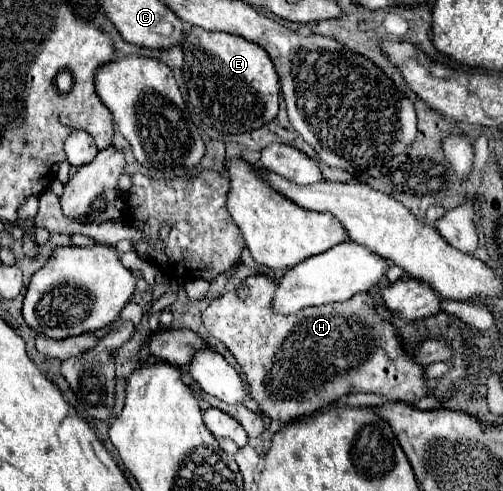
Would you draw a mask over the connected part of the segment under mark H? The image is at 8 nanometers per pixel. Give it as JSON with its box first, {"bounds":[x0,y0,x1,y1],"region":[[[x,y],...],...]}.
{"bounds":[202,275,428,423],"region":[[[252,275],[252,277],[248,277],[244,283],[250,287],[250,297],[248,297],[246,301],[240,301],[240,299],[236,297],[234,291],[228,291],[228,293],[224,293],[222,297],[214,299],[214,301],[206,307],[206,311],[202,313],[202,323],[204,323],[206,331],[208,331],[210,335],[214,335],[218,341],[222,341],[224,347],[234,355],[236,363],[242,367],[242,373],[244,373],[244,377],[246,377],[250,397],[254,399],[254,403],[258,403],[260,413],[262,413],[266,419],[288,423],[288,421],[292,421],[292,419],[298,419],[298,417],[310,415],[310,413],[314,413],[314,411],[318,411],[318,409],[324,409],[324,407],[328,407],[330,403],[334,403],[334,401],[338,401],[340,397],[350,395],[350,393],[378,393],[378,395],[388,397],[390,401],[404,401],[404,403],[416,401],[416,399],[420,399],[420,397],[426,395],[428,387],[426,387],[426,379],[424,379],[424,367],[418,365],[416,361],[412,361],[412,357],[406,355],[406,353],[402,351],[402,347],[400,347],[400,335],[396,333],[396,329],[394,329],[388,321],[384,321],[382,317],[376,315],[374,305],[372,305],[372,299],[368,297],[368,293],[358,293],[358,295],[354,295],[354,297],[350,297],[348,301],[342,301],[342,303],[328,303],[328,305],[322,305],[322,307],[306,307],[306,309],[302,309],[302,311],[298,311],[298,313],[294,313],[294,315],[278,315],[278,313],[270,311],[270,299],[272,299],[274,287],[276,287],[274,281],[270,281],[270,279],[264,277],[264,275]]]}

